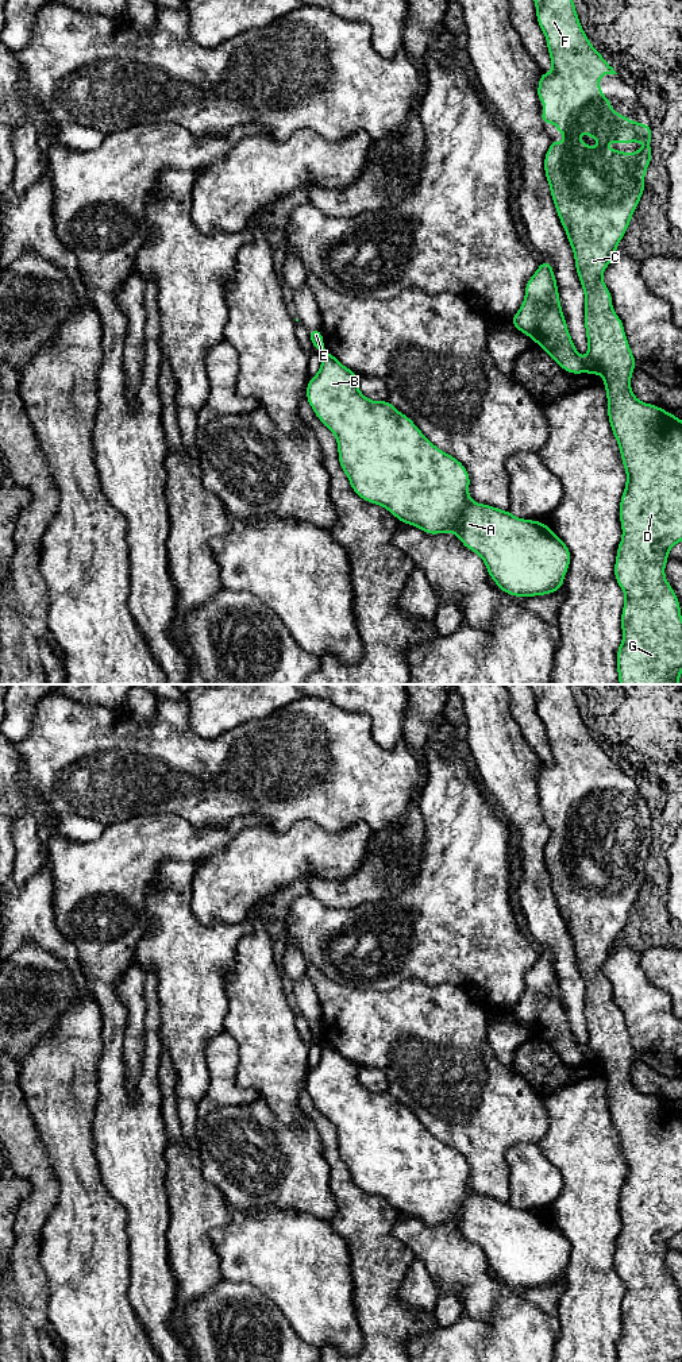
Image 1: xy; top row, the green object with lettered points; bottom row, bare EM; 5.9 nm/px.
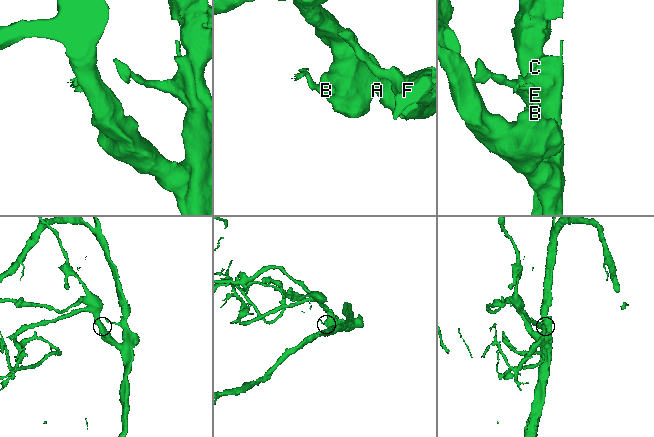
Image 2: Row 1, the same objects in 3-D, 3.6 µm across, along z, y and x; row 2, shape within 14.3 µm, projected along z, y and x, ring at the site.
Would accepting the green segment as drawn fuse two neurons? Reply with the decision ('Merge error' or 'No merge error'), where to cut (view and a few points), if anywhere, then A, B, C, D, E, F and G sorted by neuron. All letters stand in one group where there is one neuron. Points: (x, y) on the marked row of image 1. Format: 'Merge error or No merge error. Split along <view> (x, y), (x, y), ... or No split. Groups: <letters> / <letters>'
Merge error. Split along xy (324, 350), (322, 352). Groups: A B C D F G / E

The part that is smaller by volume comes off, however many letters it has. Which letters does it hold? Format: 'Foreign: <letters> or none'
Foreign: E

